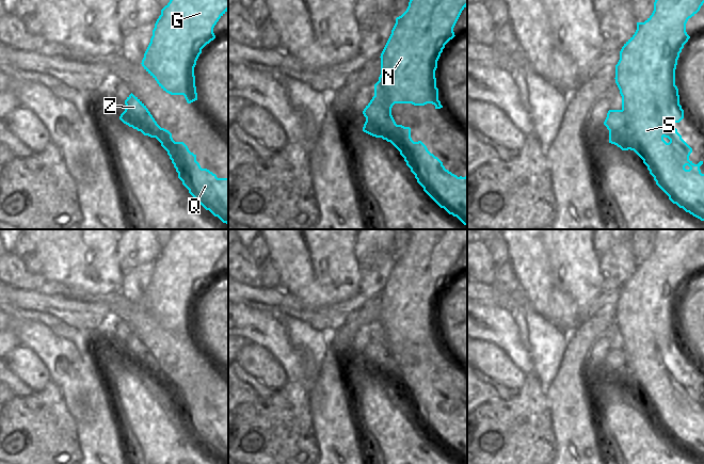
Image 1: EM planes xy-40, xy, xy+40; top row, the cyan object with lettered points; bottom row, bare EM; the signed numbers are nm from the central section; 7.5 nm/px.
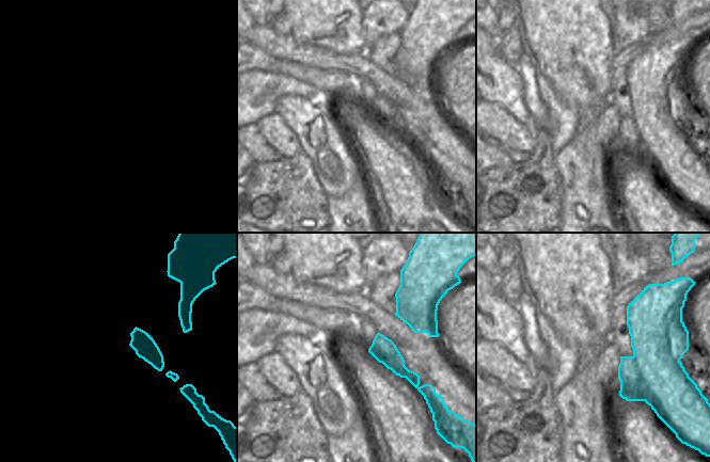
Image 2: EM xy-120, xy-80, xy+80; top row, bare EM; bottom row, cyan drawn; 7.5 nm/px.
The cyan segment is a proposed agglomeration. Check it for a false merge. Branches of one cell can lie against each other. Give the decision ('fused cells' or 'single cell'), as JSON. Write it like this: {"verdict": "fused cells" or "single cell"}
{"verdict": "fused cells"}

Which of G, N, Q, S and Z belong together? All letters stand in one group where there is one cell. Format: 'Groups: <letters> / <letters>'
Groups: G N Q S / Z

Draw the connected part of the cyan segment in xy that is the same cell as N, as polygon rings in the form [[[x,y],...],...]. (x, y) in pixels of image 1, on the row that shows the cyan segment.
[[[410,0],[406,11],[396,18],[380,57],[379,80],[390,109],[395,103],[432,103],[435,109],[443,108],[436,87],[437,61],[445,45],[455,36],[453,28],[466,6],[467,0]]]

